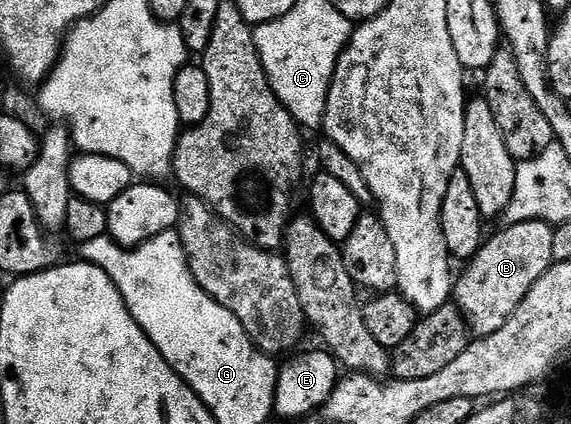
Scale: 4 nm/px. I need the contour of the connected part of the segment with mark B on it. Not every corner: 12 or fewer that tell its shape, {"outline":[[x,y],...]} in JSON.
{"outline":[[554,225],[486,239],[452,299],[477,338],[503,330],[555,263]]}

